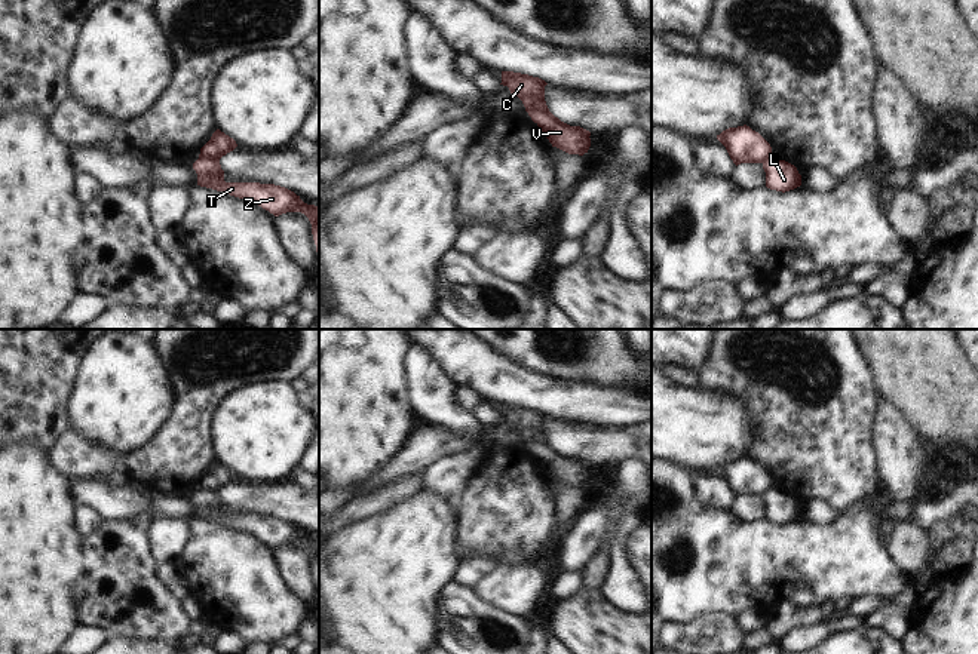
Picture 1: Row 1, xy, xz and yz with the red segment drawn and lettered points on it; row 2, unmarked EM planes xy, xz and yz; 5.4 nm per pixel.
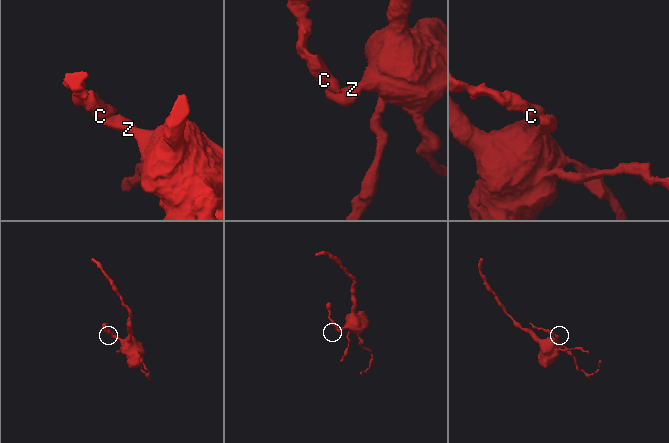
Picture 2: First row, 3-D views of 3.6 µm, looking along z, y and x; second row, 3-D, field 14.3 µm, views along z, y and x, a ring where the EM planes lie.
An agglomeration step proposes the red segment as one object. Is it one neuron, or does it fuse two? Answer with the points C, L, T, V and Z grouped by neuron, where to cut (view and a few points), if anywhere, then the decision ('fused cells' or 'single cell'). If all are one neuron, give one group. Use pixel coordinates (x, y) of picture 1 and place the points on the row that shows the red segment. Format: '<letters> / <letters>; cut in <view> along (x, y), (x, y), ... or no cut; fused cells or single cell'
C / L T V Z; cut in xy along (218, 157), (198, 160); fused cells

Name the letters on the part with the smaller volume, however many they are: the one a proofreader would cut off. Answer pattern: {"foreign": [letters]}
{"foreign": ["C"]}

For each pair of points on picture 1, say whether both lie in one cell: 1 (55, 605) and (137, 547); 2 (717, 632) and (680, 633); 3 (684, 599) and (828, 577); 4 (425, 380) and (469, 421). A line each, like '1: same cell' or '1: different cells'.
1: different cells
2: same cell
3: same cell
4: same cell

